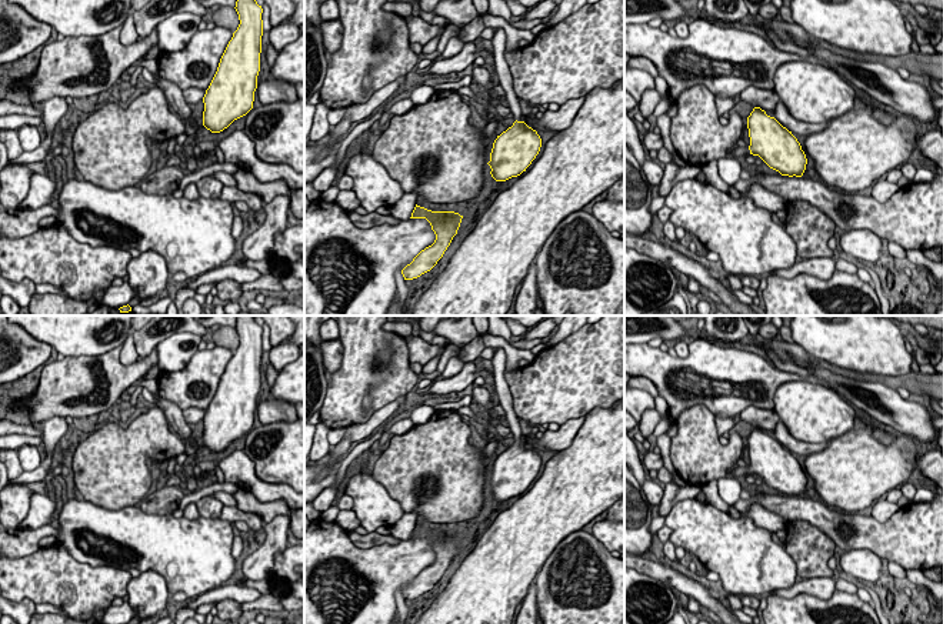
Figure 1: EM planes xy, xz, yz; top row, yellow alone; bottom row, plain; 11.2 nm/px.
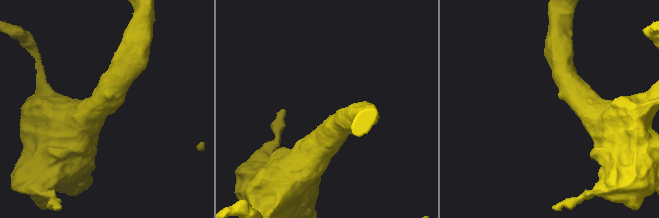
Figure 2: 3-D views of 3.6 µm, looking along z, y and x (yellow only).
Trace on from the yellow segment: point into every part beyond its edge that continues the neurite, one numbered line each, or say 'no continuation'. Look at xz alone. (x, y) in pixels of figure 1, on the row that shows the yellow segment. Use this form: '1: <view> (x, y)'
1: xz (499, 39)

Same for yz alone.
1: yz (737, 152)

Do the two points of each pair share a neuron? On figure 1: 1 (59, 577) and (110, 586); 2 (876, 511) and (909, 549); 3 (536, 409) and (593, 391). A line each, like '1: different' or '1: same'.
1: same
2: different
3: same

